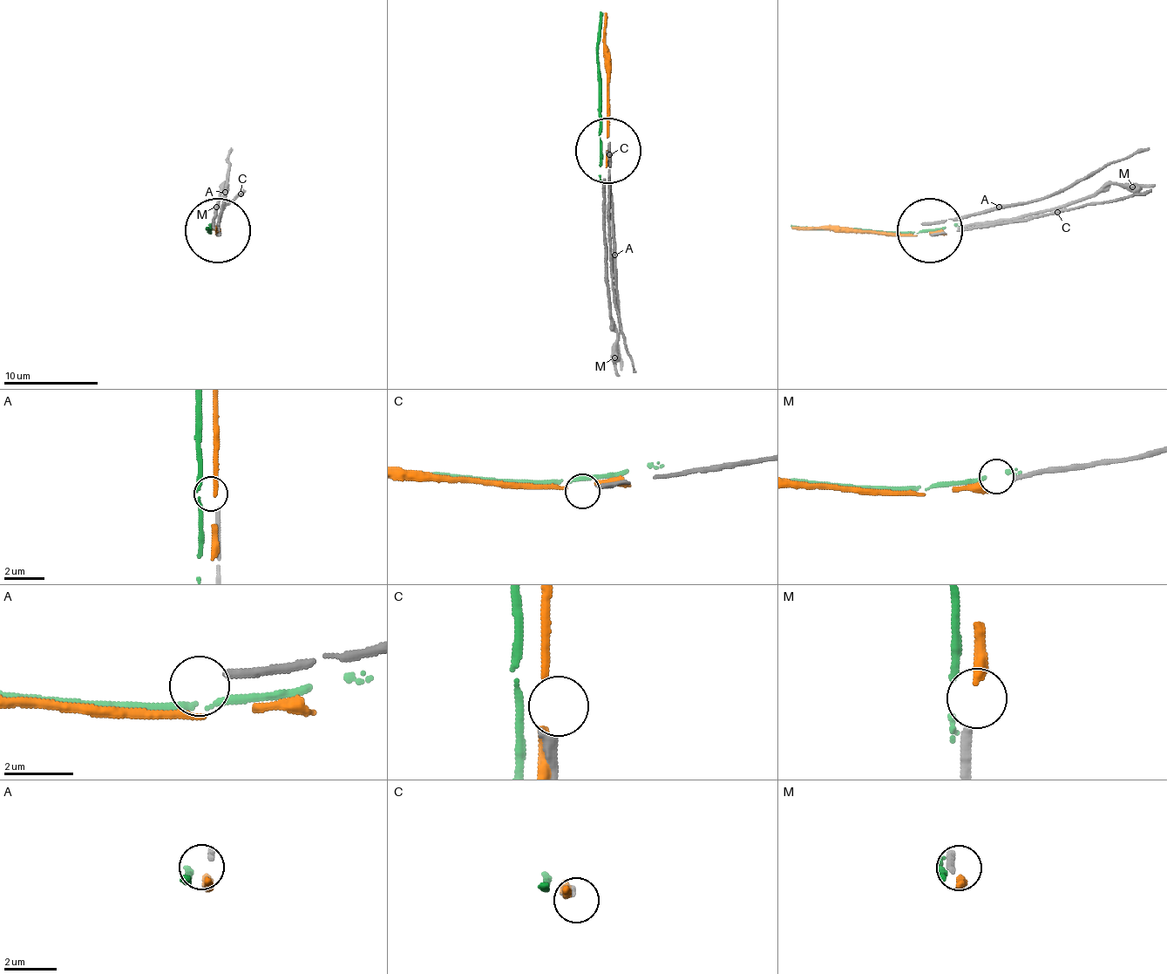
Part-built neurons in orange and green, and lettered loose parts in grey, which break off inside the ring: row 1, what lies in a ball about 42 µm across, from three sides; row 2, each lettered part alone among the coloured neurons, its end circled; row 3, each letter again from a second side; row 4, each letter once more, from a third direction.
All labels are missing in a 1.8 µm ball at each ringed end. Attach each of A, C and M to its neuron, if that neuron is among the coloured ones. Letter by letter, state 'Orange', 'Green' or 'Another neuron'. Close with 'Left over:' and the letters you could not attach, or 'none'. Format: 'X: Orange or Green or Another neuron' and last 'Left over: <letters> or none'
A: Another neuron
C: Another neuron
M: Orange
Left over: A, C

